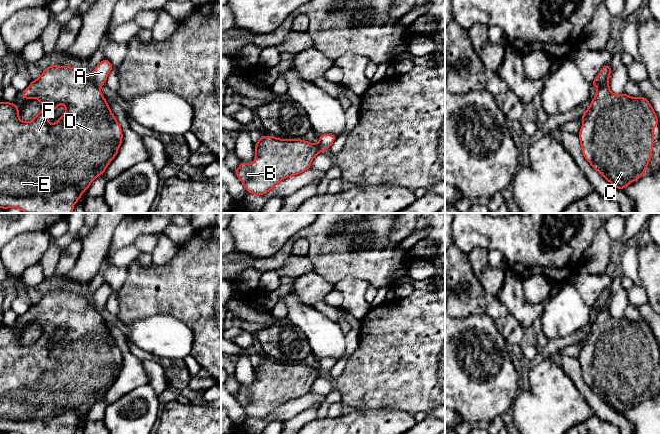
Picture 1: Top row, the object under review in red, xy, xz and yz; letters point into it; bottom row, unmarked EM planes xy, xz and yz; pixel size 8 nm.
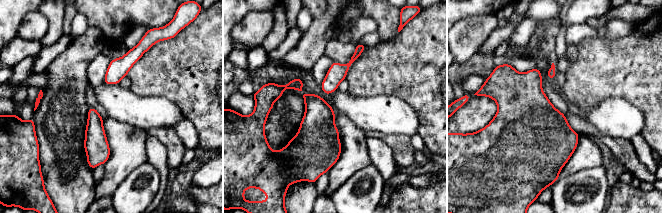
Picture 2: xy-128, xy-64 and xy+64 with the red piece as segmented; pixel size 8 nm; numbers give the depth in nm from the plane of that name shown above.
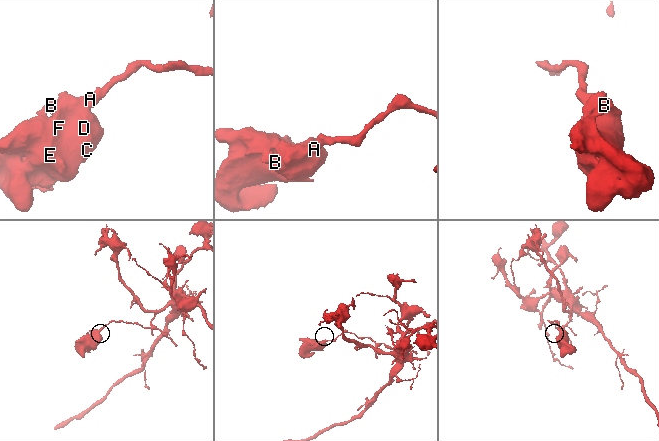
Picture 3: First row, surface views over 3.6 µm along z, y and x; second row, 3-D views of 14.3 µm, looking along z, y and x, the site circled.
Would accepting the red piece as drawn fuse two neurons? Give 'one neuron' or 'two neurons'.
two neurons

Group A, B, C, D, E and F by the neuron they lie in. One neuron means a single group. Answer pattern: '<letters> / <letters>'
A / B C D E F

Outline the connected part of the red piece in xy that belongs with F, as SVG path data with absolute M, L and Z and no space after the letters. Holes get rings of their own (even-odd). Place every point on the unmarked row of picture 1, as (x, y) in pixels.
M48 290L38 303L23 314L23 323L37 322L43 329L42 335L30 346L22 346L19 343L19 332L15 327L0 326L0 432L19 432L21 434L73 434L74 428L80 424L81 418L86 416L93 404L104 398L108 388L118 377L122 367L122 352L111 336L108 326L103 321L100 311L94 306L91 299L69 290ZM59 329L66 330L65 338L53 349L49 348L50 338Z

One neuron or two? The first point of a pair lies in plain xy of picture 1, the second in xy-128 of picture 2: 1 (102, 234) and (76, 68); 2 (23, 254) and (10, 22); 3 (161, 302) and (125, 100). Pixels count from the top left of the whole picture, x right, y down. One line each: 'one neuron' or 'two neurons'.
1: one neuron
2: two neurons
3: two neurons

